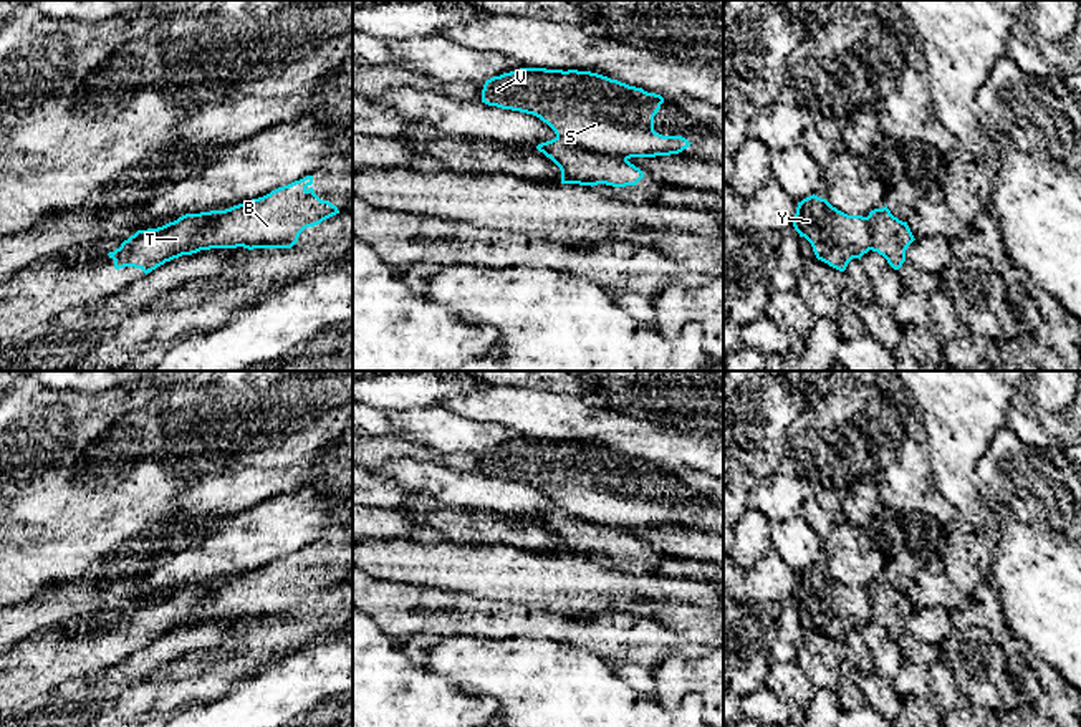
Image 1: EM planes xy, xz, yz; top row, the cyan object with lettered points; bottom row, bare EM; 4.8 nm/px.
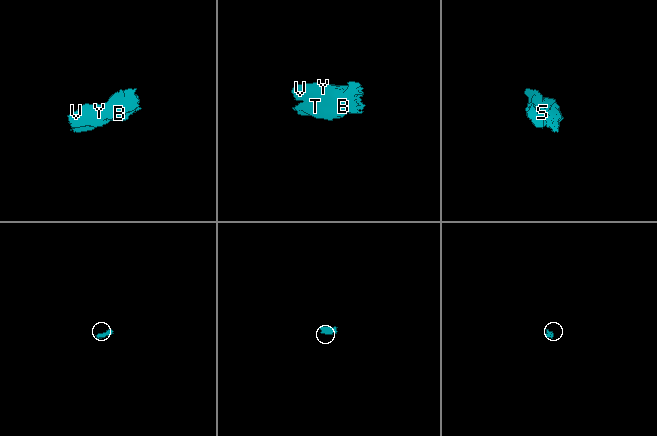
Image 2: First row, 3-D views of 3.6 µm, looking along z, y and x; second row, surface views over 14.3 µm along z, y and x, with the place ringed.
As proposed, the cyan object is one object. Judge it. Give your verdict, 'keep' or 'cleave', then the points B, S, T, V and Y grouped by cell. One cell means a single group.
cleave; B S V Y / T

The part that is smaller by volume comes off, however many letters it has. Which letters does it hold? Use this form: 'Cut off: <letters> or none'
Cut off: T

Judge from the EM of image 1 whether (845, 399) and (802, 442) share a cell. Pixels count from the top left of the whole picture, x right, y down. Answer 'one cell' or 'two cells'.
one cell

